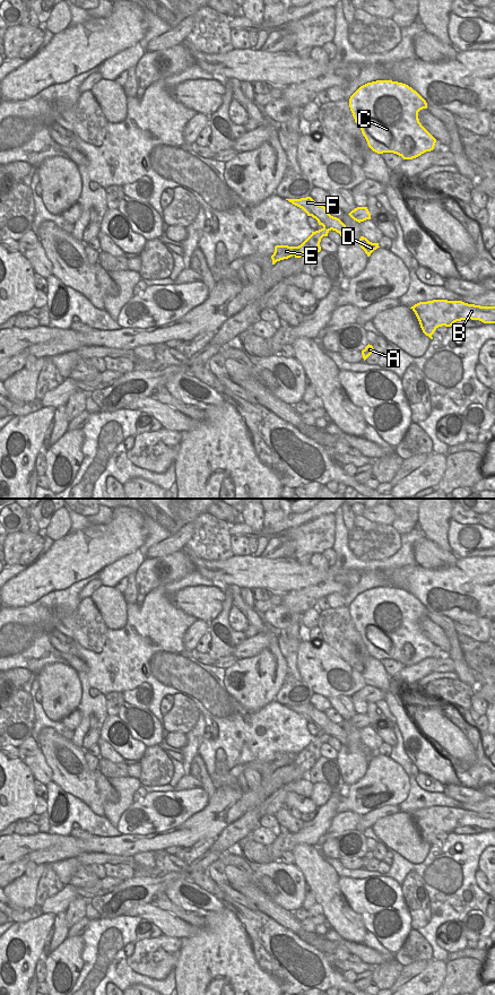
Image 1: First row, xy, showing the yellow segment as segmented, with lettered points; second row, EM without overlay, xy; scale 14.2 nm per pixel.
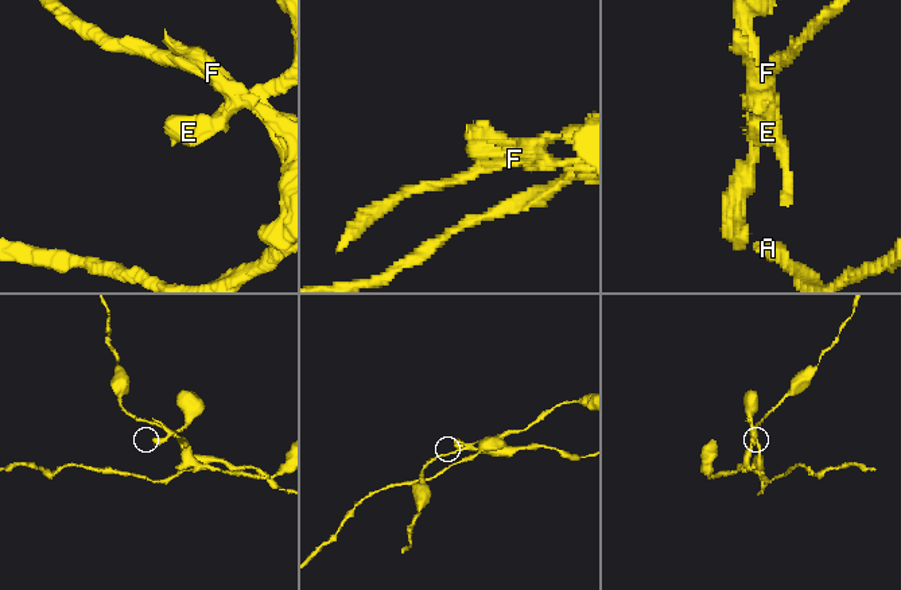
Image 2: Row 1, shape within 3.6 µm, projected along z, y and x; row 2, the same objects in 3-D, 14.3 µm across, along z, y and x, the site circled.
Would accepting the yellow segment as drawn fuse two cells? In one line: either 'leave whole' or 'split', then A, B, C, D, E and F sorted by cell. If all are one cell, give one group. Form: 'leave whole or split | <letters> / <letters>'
split | A C E / B D F

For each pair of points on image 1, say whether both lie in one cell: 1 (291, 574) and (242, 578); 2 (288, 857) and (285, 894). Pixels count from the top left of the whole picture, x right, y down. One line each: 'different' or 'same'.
1: same
2: different

